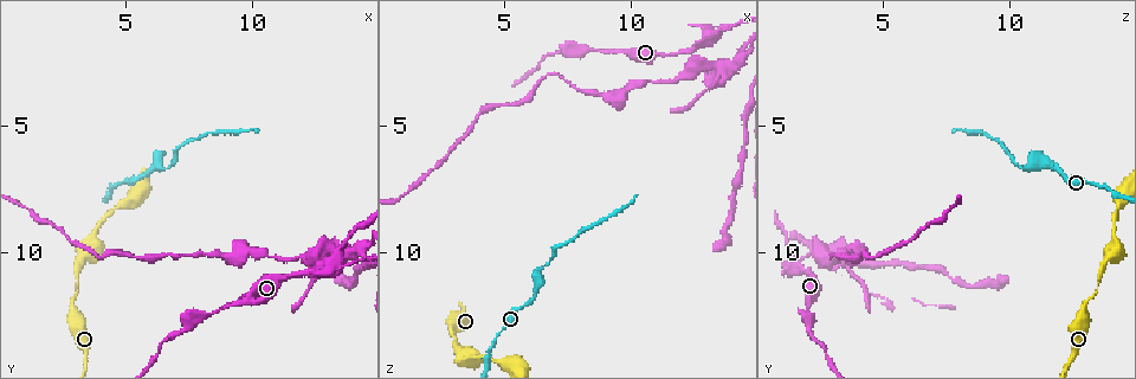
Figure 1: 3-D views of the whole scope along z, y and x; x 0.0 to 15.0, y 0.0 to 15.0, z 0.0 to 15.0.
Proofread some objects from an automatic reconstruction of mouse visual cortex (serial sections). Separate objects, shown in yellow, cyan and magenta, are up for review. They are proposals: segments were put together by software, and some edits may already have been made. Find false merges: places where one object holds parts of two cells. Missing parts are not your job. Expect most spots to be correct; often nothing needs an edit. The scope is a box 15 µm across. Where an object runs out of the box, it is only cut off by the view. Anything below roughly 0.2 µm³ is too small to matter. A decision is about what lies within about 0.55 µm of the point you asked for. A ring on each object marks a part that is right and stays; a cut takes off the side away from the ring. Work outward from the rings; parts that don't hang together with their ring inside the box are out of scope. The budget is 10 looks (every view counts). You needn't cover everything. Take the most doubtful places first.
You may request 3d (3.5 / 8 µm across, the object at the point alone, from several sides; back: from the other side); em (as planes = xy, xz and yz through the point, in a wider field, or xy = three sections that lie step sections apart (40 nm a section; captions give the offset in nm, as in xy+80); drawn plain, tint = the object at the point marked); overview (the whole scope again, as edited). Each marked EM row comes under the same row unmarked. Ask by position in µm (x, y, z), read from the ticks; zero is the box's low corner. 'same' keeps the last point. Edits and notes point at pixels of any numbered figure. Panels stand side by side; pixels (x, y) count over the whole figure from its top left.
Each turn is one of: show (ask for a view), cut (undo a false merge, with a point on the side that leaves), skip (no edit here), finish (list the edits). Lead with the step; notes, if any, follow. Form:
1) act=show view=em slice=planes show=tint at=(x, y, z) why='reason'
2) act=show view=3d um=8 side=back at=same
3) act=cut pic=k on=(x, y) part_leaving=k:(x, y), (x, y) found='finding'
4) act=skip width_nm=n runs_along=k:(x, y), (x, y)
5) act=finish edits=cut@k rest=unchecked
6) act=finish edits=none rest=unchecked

act=show view=3d um=3.5 at=(6.1, 6.6, 11.9) why='calibre changes'

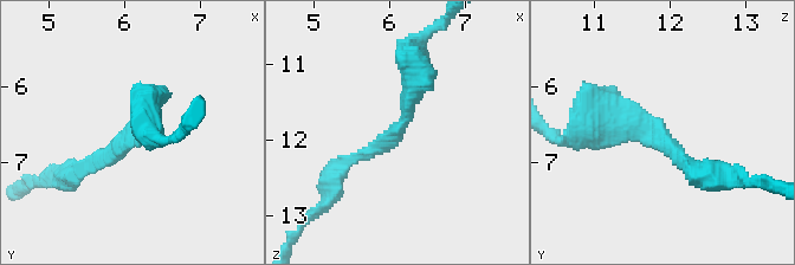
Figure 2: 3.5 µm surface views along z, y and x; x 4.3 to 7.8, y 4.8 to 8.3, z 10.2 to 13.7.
act=show view=em slice=xy step=2 show=tint at=(6.20, 6.55, 11.80)

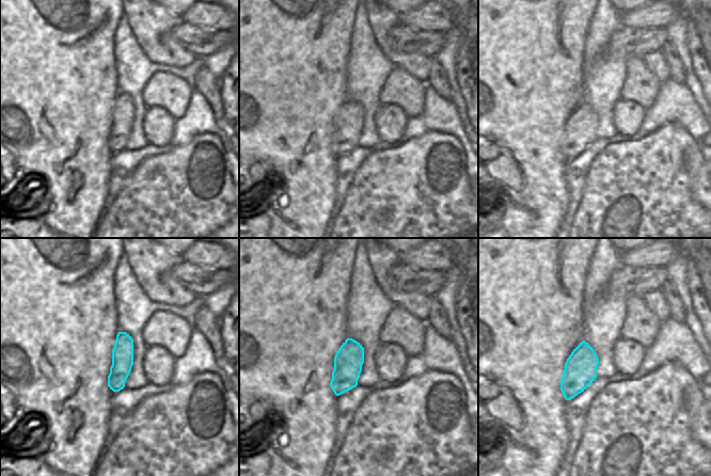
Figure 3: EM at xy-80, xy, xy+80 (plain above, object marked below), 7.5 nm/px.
act=skip width_nm=220 runs_along=2:(344, 162), (402, 125), (413, 50) found='one cell here'

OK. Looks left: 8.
act=show view=3d um=3.5 at=(7.1, 13.1, 2.0) why='thick turns thin'

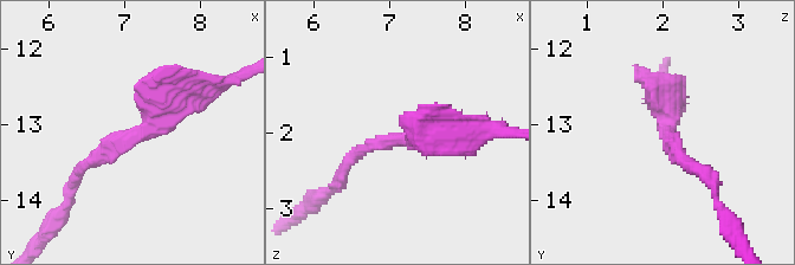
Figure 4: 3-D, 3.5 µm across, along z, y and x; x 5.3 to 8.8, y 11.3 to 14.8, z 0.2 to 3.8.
act=show view=em slice=planes show=tint at=(7.20, 13.05, 2.10) arm_widths_nm=200,450 why='now the EM'

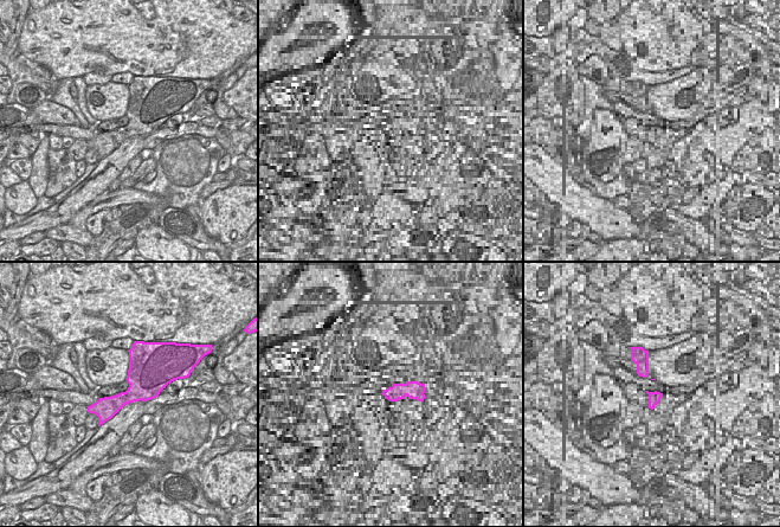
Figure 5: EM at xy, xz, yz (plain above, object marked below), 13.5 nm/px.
act=skip runs_along=4:(200, 86), (79, 170) found='one cell here'

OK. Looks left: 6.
act=show view=3d um=3.5 at=(11.8, 10.9, 2.1) why='sudden change in width'

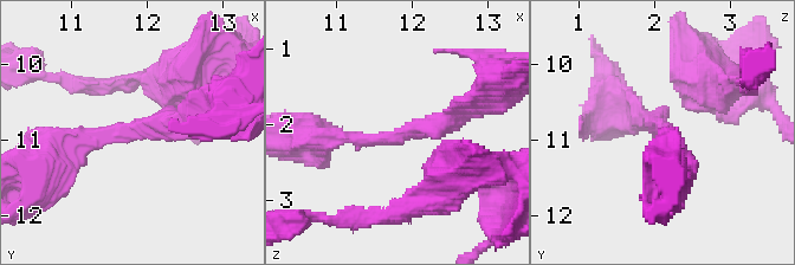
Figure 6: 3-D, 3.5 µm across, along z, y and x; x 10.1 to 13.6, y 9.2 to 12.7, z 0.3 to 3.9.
act=show view=em slice=xy step=2 show=tint at=(11.75, 10.85, 2.15) arm_widths_nm=250,250 why='now the EM'

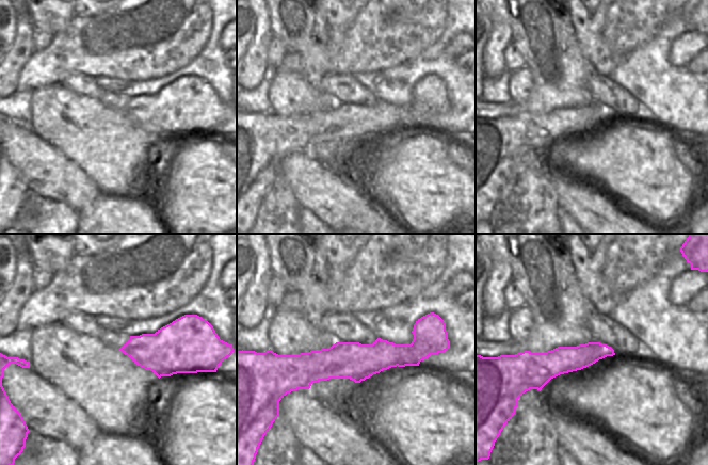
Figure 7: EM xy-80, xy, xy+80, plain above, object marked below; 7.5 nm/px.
act=skip runs_along=7:(427, 345), (365, 361), (286, 362) found='one cell here'

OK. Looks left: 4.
act=show view=3d um=3.5 at=(13.3, 10.6, 1.2) why='a fork'

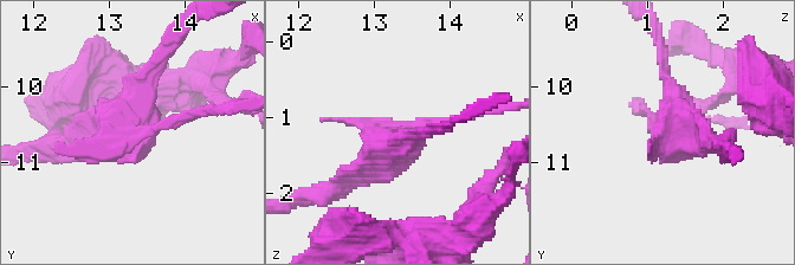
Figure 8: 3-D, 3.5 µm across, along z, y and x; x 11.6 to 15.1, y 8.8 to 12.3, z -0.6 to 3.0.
act=show view=em slice=xy step=1 show=tint at=(13.35, 10.50, 1.20) why='need the tissue'

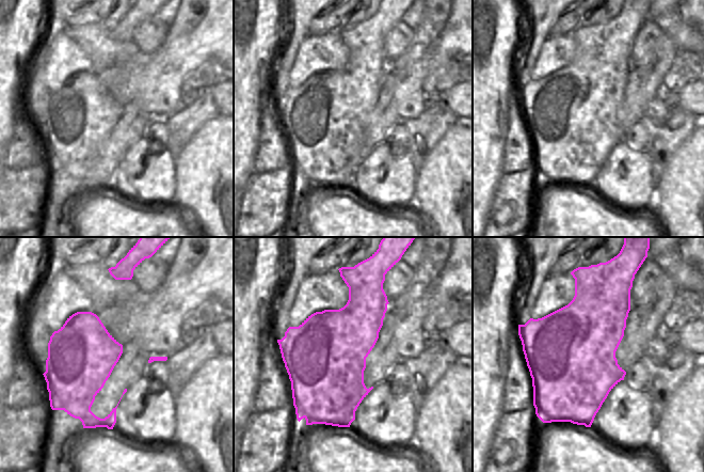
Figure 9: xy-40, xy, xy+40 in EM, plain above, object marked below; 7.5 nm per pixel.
act=cut pic=8 on=(176, 122) part_leaving=8:(141, 127), (246, 105) found='two cells meet here'

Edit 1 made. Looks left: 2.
act=finish edits=cut@8 rest=unchecked

